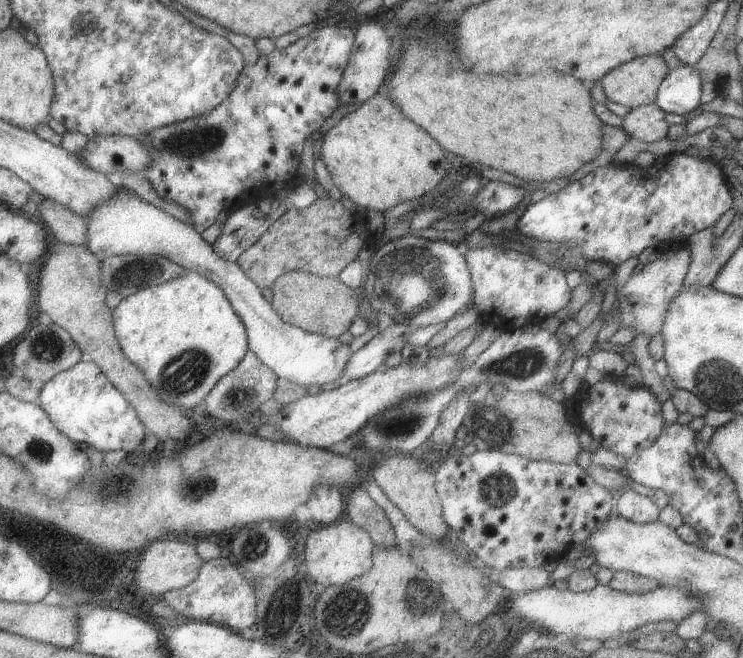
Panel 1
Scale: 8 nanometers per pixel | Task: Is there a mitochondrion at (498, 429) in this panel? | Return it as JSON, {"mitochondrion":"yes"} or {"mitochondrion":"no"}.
{"mitochondrion":"yes"}

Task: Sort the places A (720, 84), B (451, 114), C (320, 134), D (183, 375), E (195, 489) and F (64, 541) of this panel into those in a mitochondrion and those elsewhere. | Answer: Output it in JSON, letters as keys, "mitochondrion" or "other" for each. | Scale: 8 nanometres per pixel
{"A":"other","B":"other","C":"other","D":"mitochondrion","E":"mitochondrion","F":"other"}

